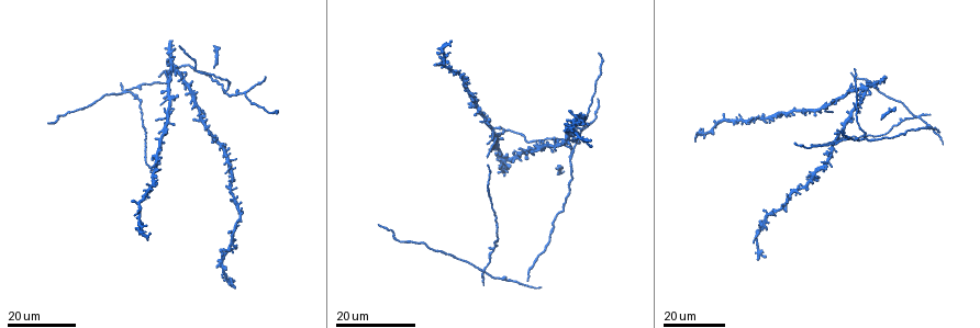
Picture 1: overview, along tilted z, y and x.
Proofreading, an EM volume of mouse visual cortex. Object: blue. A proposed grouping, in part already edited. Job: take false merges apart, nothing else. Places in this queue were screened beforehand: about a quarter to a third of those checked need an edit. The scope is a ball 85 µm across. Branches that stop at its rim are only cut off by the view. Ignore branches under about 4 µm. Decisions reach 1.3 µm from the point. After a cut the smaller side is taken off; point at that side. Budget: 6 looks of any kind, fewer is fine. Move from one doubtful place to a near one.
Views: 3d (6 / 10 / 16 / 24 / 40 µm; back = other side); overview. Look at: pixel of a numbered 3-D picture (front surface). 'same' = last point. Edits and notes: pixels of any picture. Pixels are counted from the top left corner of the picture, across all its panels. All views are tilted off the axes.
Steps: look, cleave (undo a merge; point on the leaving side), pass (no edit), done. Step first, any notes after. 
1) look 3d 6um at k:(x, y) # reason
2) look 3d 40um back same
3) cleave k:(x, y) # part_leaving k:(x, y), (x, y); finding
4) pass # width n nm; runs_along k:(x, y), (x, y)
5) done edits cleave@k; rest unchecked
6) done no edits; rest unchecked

look 3d 24um at 1:(526, 141)

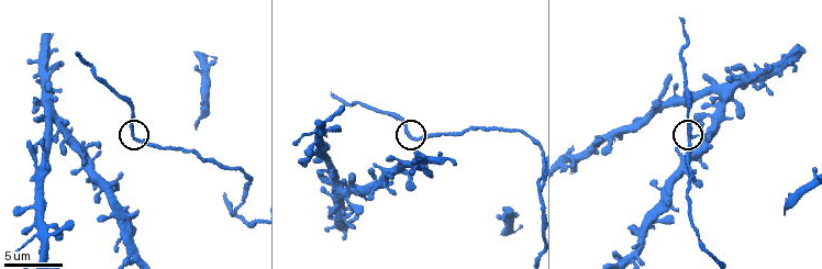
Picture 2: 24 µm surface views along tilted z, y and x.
look 3d 10um at 2:(688, 139)

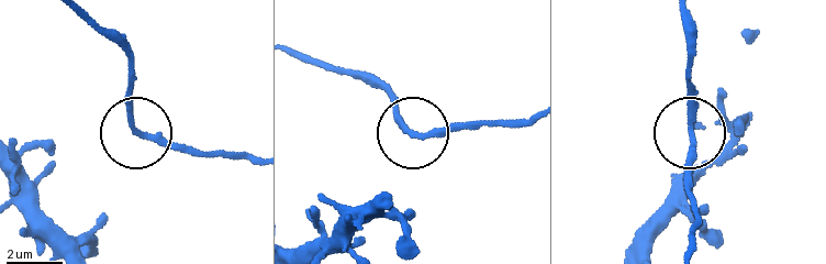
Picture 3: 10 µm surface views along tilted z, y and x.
look 3d 10um back at 3:(137, 130)

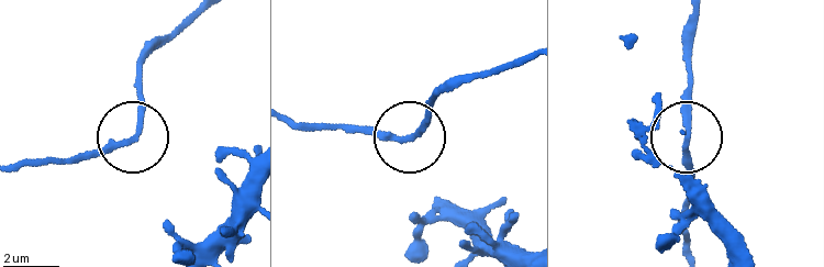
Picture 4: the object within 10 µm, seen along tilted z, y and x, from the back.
pass # runs_along 4:(294, 120), (410, 137), (433, 86); all the same cell

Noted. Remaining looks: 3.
look 3d 10um at 2:(240, 208) # three-way junction

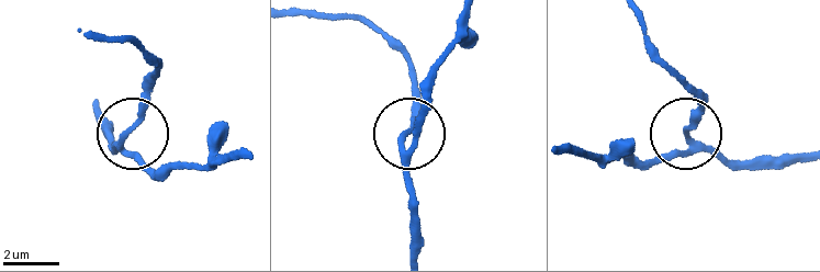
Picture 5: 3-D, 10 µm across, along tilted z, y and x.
pass # continuous, no second cell

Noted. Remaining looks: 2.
look 3d 16um at 1:(124, 90) # four-way junction

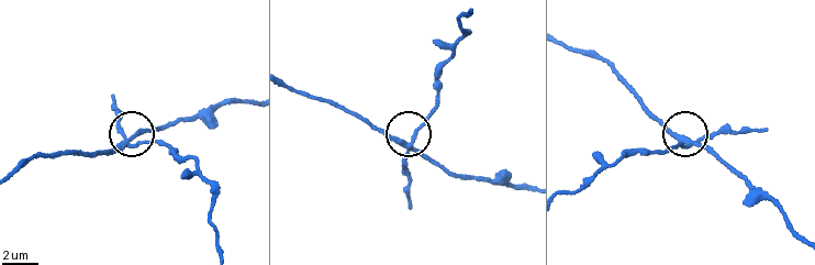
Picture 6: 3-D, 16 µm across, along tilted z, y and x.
look 3d 6um at 6:(686, 143)

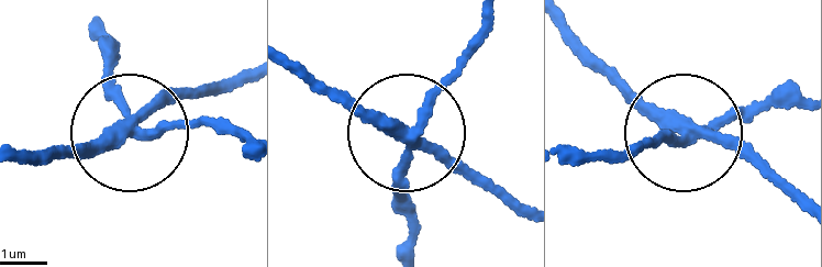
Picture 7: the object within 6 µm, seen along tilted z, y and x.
cleave 7:(109, 80) # part_leaving 7:(415, 133), (481, 12); a second cell is stuck on

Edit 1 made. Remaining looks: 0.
done edits cleave@7; rest unchecked

